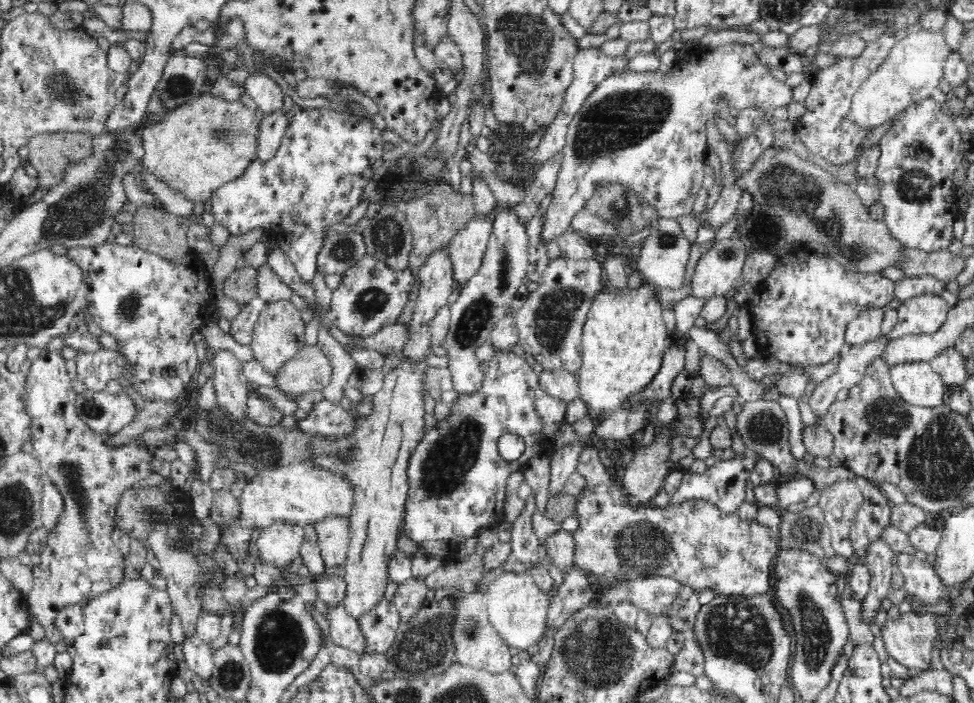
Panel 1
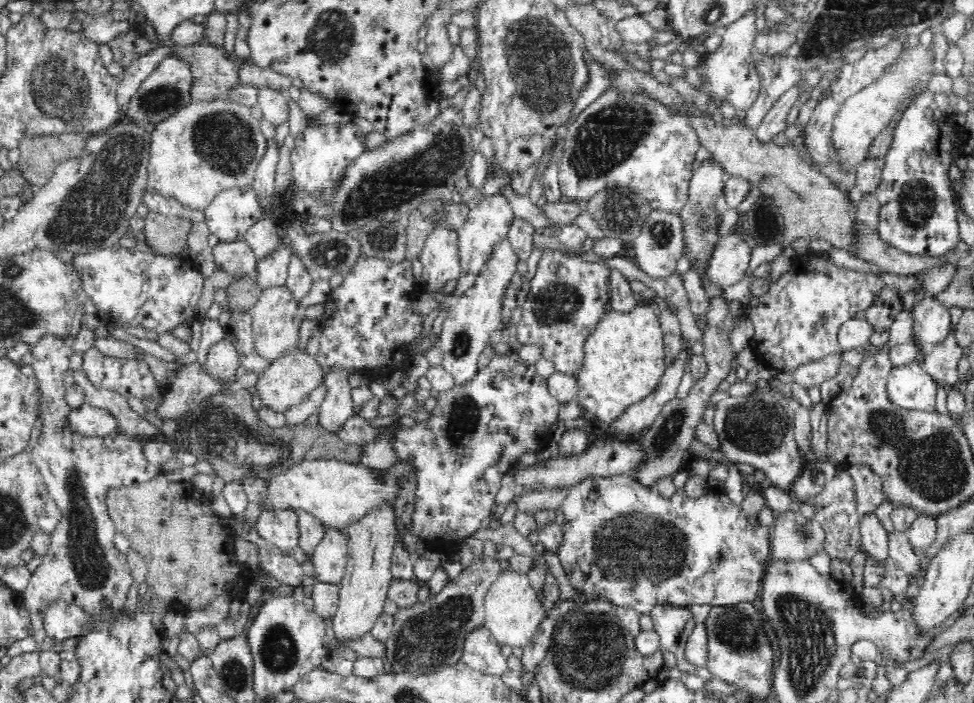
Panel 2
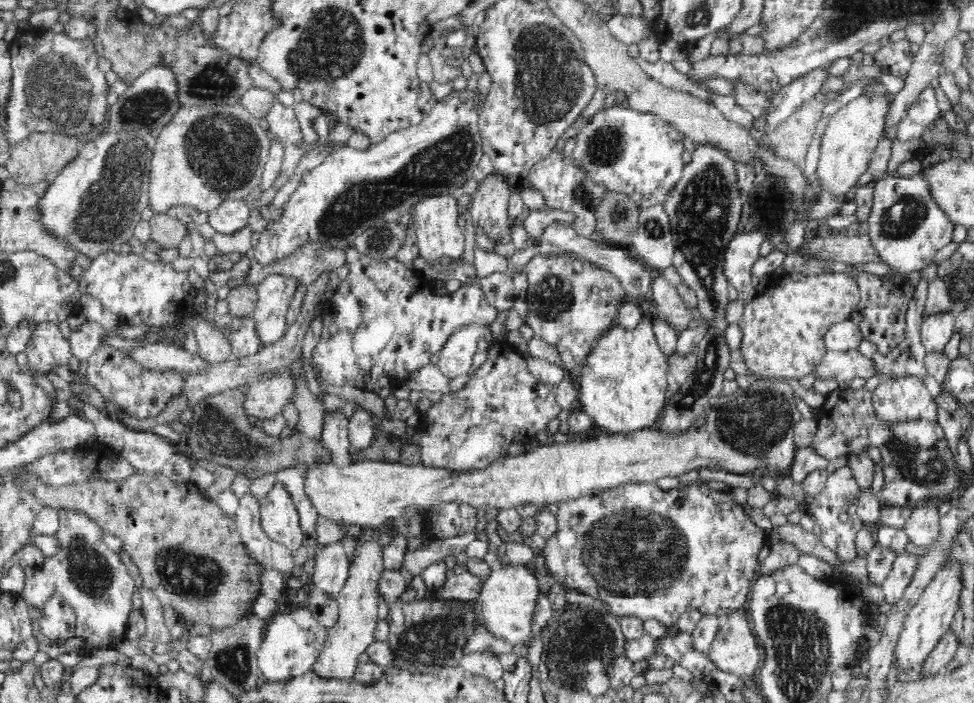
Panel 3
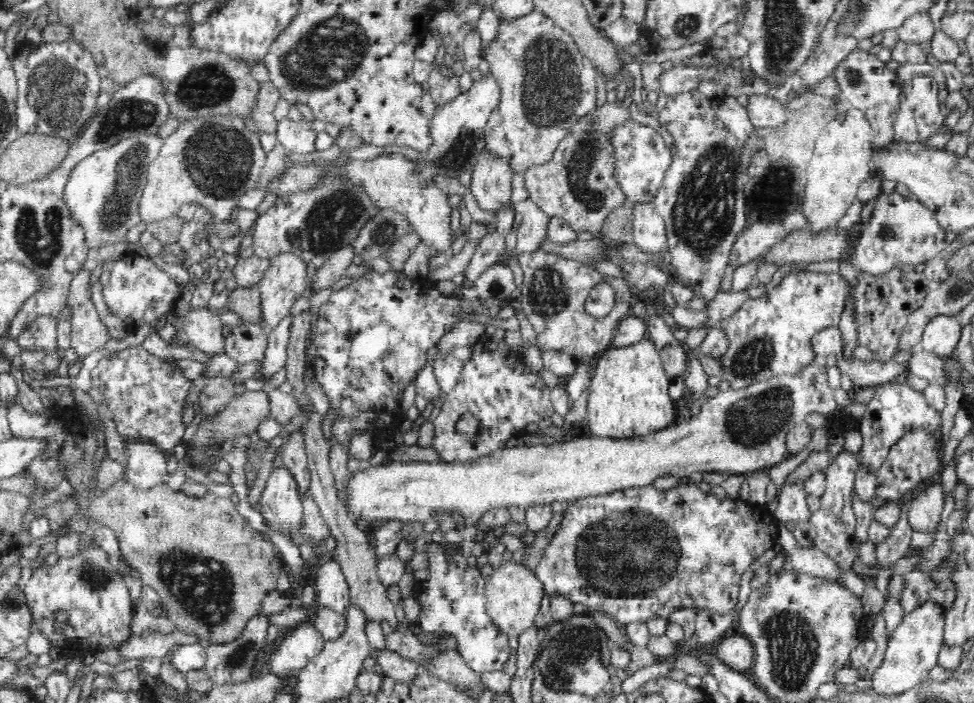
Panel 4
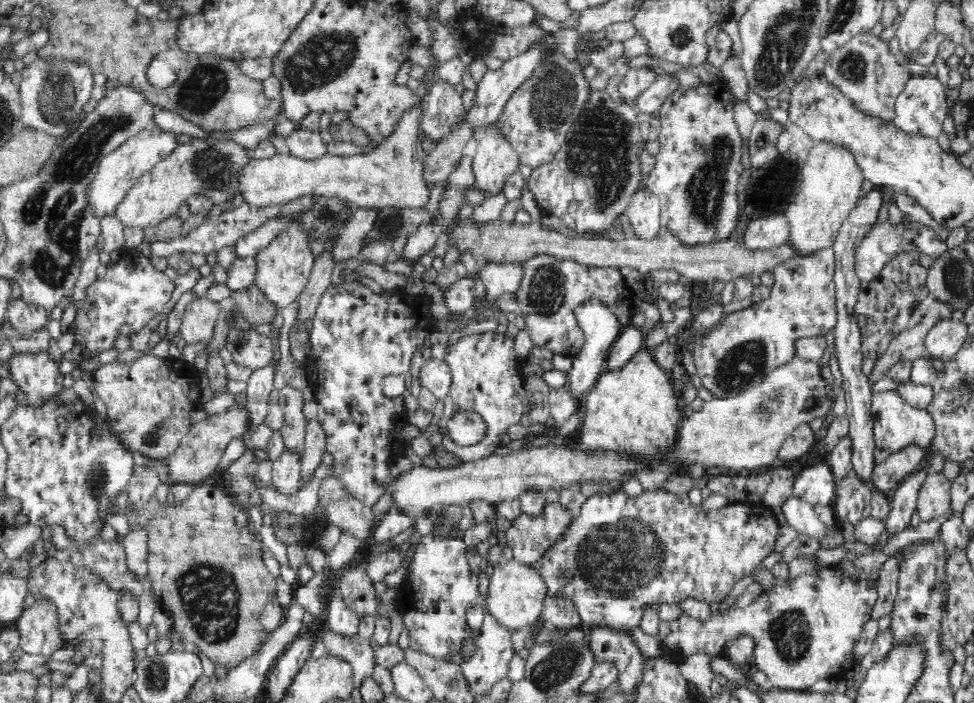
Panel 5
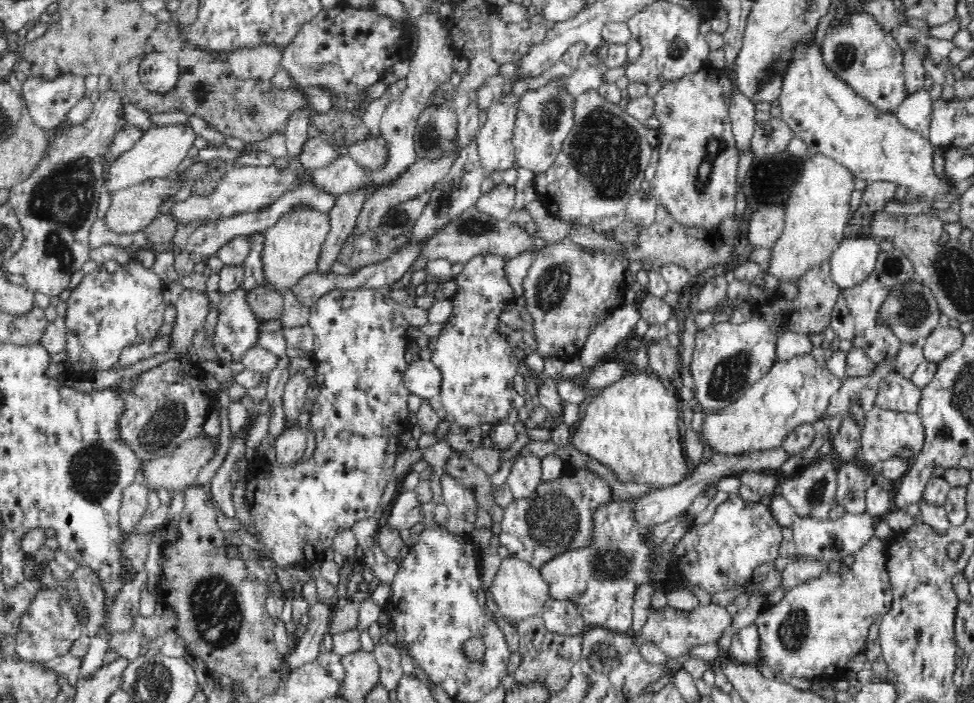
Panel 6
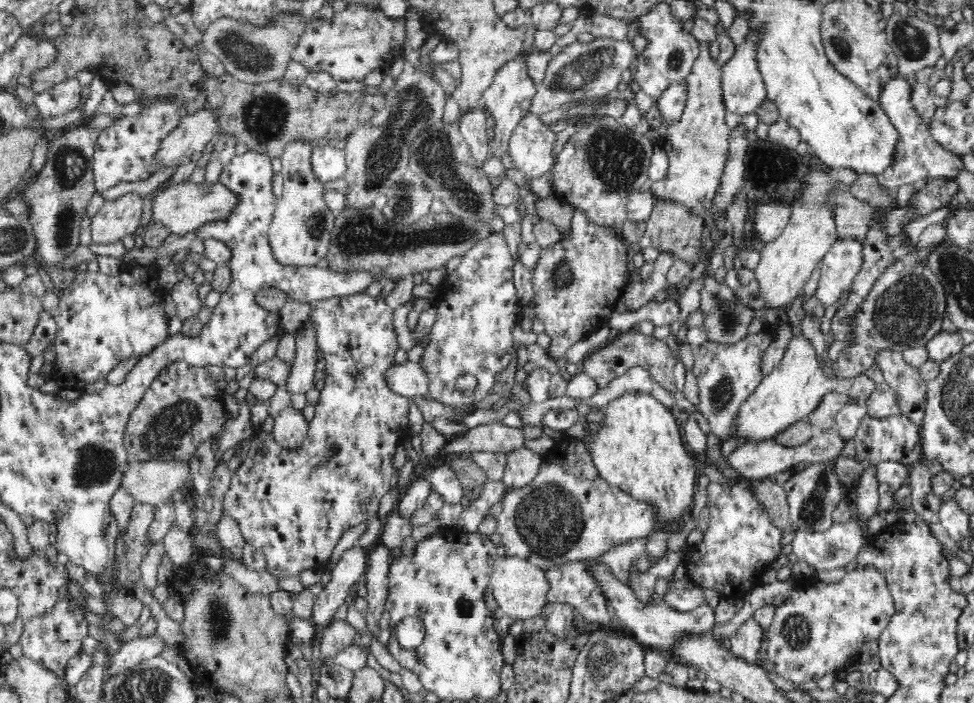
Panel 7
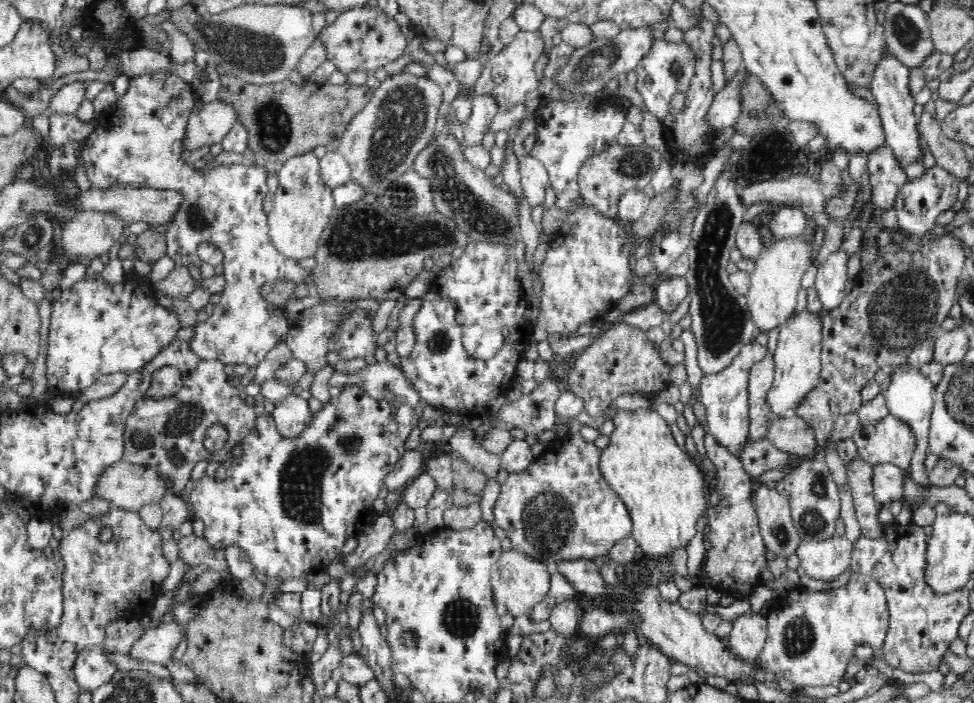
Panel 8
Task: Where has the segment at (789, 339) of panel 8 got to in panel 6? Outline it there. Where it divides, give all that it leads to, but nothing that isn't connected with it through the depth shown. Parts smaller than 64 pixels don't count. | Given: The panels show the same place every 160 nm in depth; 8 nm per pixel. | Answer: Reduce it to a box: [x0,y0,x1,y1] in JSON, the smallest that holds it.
[695,354,842,456]

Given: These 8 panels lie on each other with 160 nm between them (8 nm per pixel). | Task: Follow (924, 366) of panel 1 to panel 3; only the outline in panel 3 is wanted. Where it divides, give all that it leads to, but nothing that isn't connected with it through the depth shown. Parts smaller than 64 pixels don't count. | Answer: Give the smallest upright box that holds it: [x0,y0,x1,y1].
[872,374,938,421]

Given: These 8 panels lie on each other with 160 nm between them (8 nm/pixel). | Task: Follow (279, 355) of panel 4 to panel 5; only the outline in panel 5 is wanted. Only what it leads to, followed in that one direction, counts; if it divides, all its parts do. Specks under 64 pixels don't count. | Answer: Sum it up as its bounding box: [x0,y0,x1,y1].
[241,357,278,444]

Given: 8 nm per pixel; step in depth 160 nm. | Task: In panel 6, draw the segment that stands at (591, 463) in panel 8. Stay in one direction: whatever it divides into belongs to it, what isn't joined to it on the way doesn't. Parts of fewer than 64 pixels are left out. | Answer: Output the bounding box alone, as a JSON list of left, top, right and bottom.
[499,448,789,570]

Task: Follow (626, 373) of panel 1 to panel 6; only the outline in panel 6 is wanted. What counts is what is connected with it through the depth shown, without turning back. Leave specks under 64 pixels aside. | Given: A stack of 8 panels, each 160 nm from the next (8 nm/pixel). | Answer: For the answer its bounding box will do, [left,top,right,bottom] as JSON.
[570,369,692,488]

